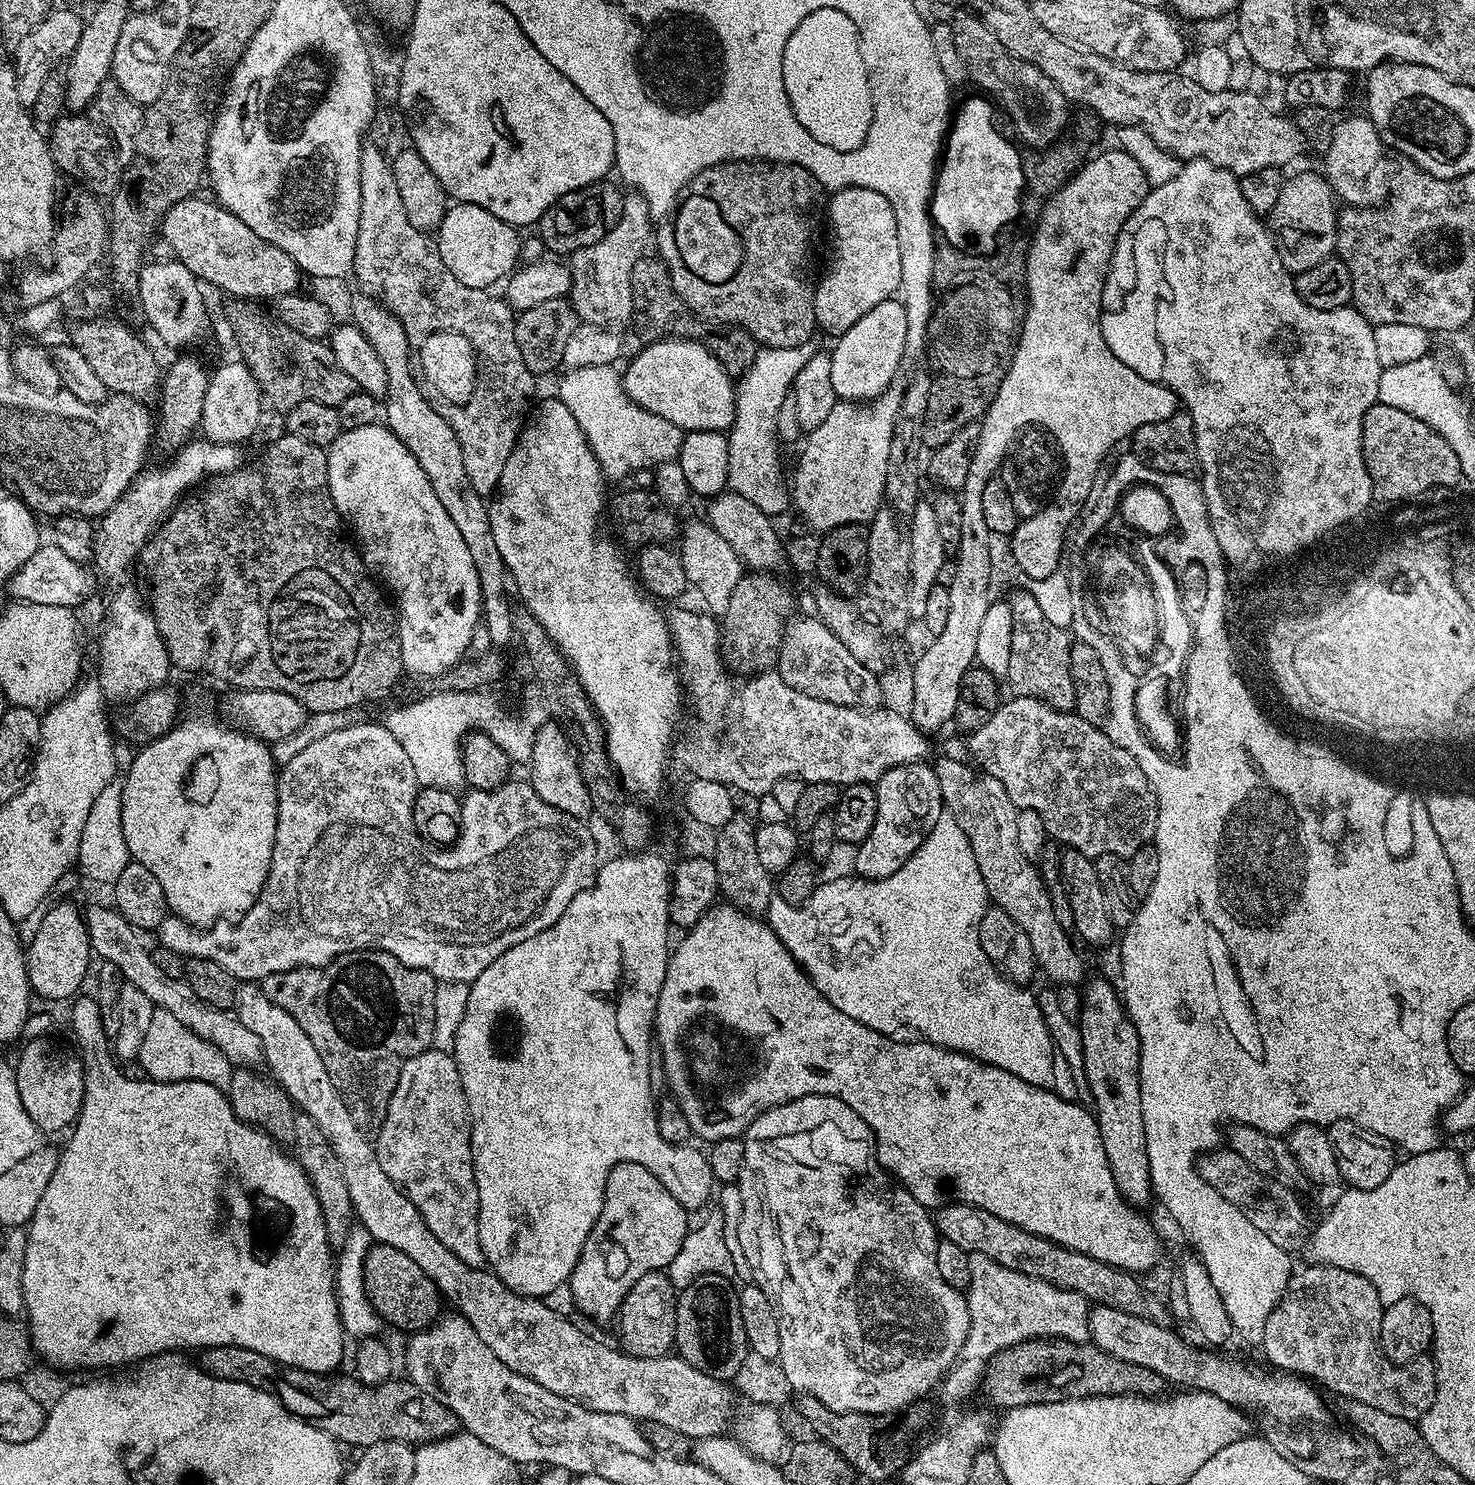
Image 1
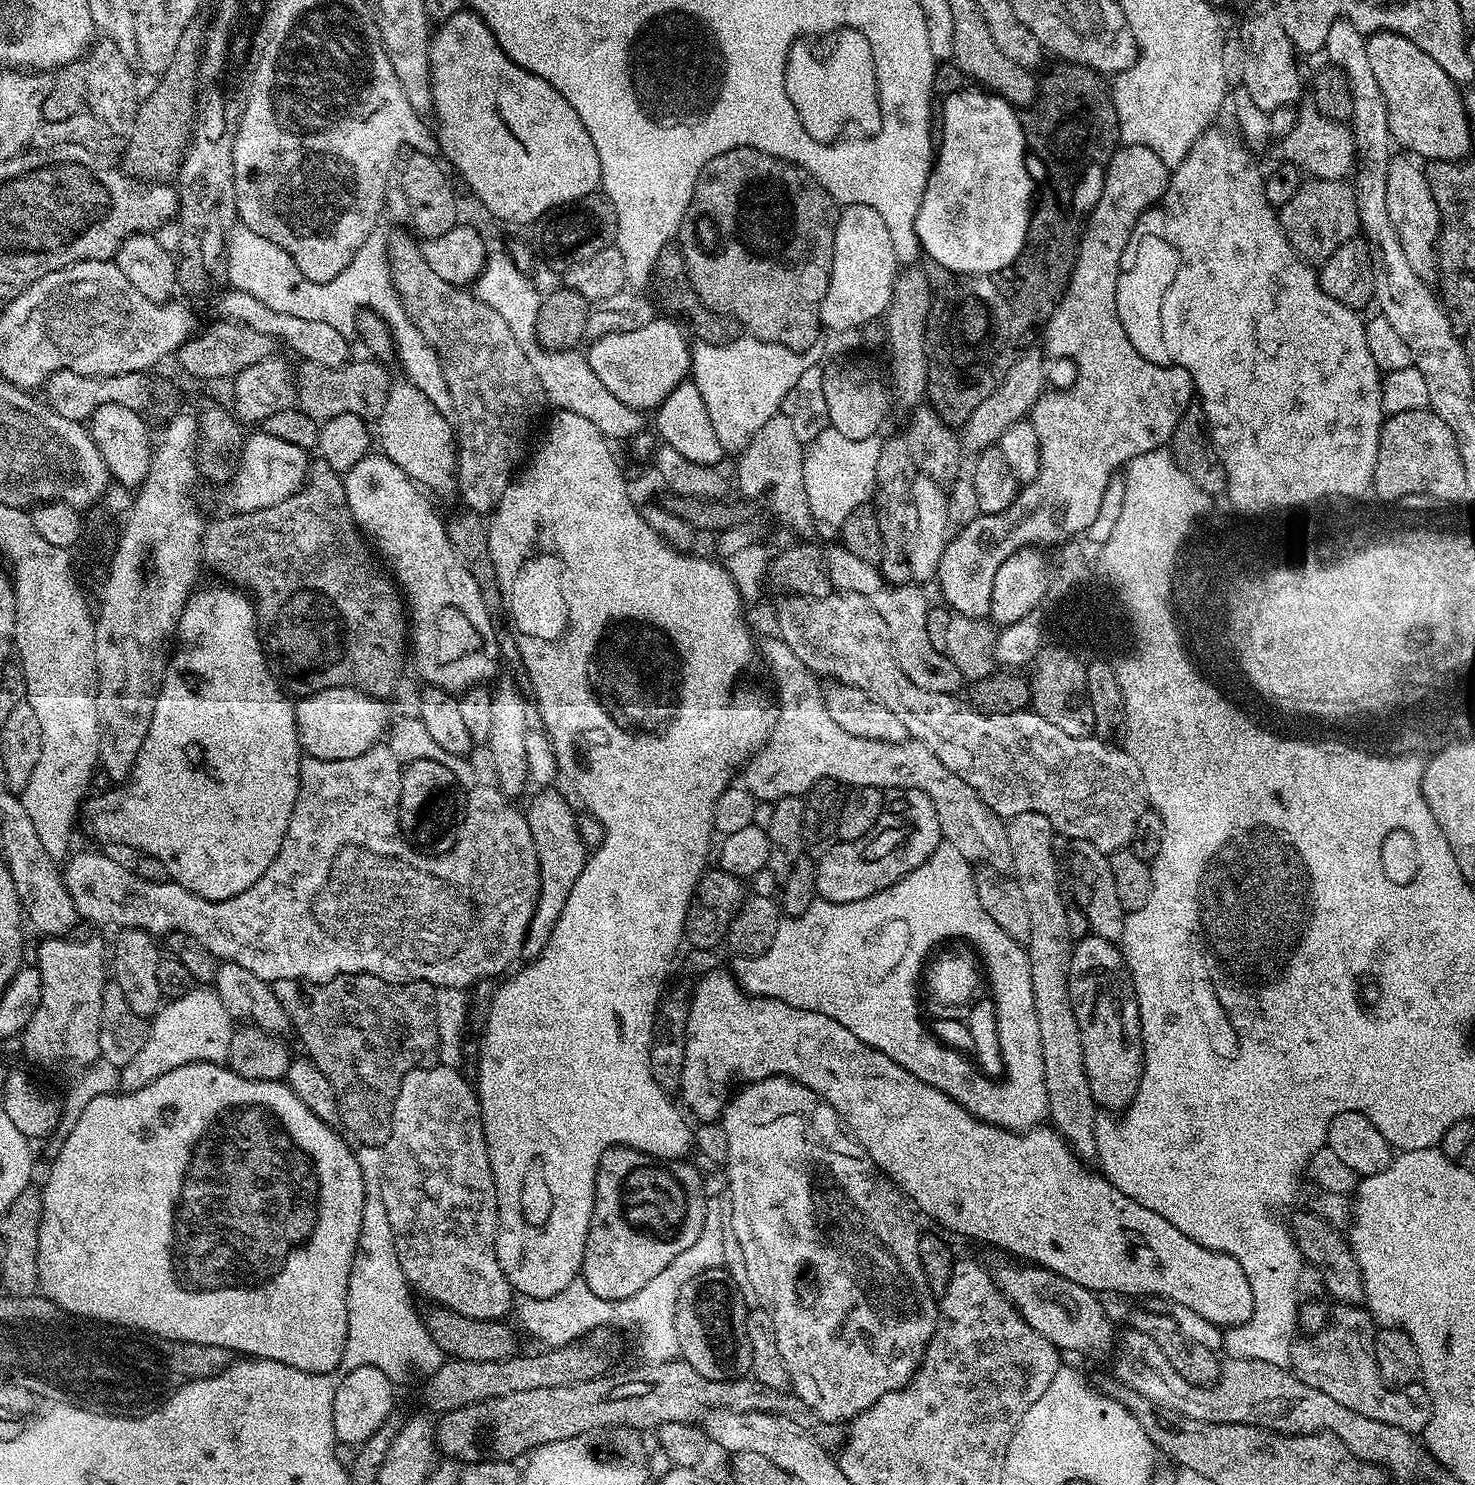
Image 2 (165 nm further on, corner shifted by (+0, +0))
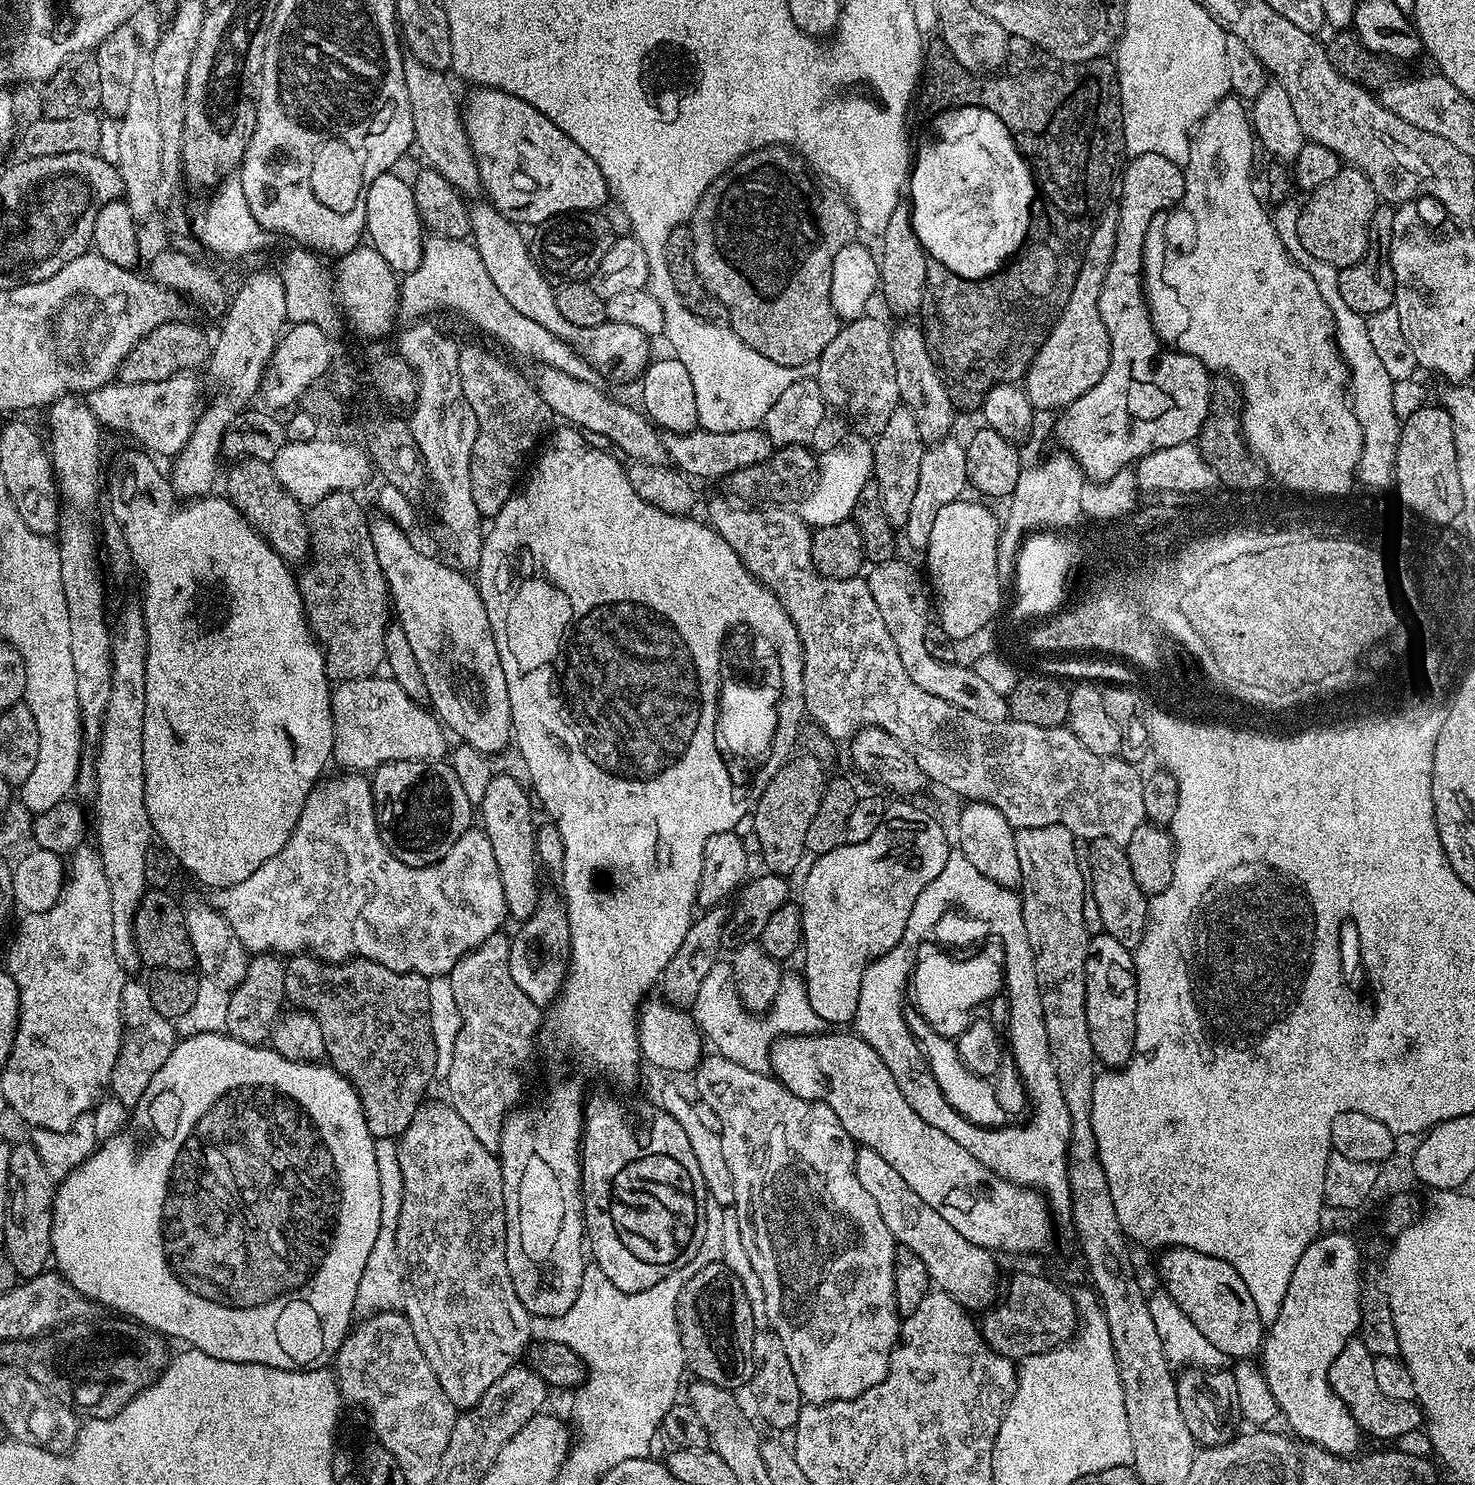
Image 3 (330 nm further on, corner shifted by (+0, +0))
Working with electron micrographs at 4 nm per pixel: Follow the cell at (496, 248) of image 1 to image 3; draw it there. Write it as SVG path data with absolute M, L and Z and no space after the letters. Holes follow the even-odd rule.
M395 171L384 172L374 182L366 194L366 222L364 230L367 243L391 266L397 274L407 274L418 270L424 257L426 229L420 222L420 215L412 197L412 185L406 179L396 176Z

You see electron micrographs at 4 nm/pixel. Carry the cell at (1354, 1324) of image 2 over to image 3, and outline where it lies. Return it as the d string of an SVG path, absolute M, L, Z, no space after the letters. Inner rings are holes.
M1354 1338L1342 1346L1342 1354L1334 1358L1328 1371L1328 1381L1342 1398L1344 1405L1350 1410L1354 1422L1365 1437L1373 1436L1376 1440L1396 1440L1399 1436L1408 1436L1416 1427L1421 1427L1422 1413L1419 1403L1411 1400L1395 1400L1386 1398L1382 1390L1378 1390L1378 1382L1374 1382L1374 1357L1359 1338Z

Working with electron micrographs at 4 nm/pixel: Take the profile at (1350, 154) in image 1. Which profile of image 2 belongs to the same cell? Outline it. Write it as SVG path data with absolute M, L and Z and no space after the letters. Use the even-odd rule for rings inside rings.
M1393 155L1388 161L1386 210L1390 210L1390 222L1396 228L1398 238L1402 242L1402 250L1406 250L1406 258L1412 260L1417 272L1428 274L1431 268L1433 271L1434 261L1438 256L1440 211L1436 205L1434 194L1428 189L1425 169L1411 164L1407 160L1409 157L1404 156Z

